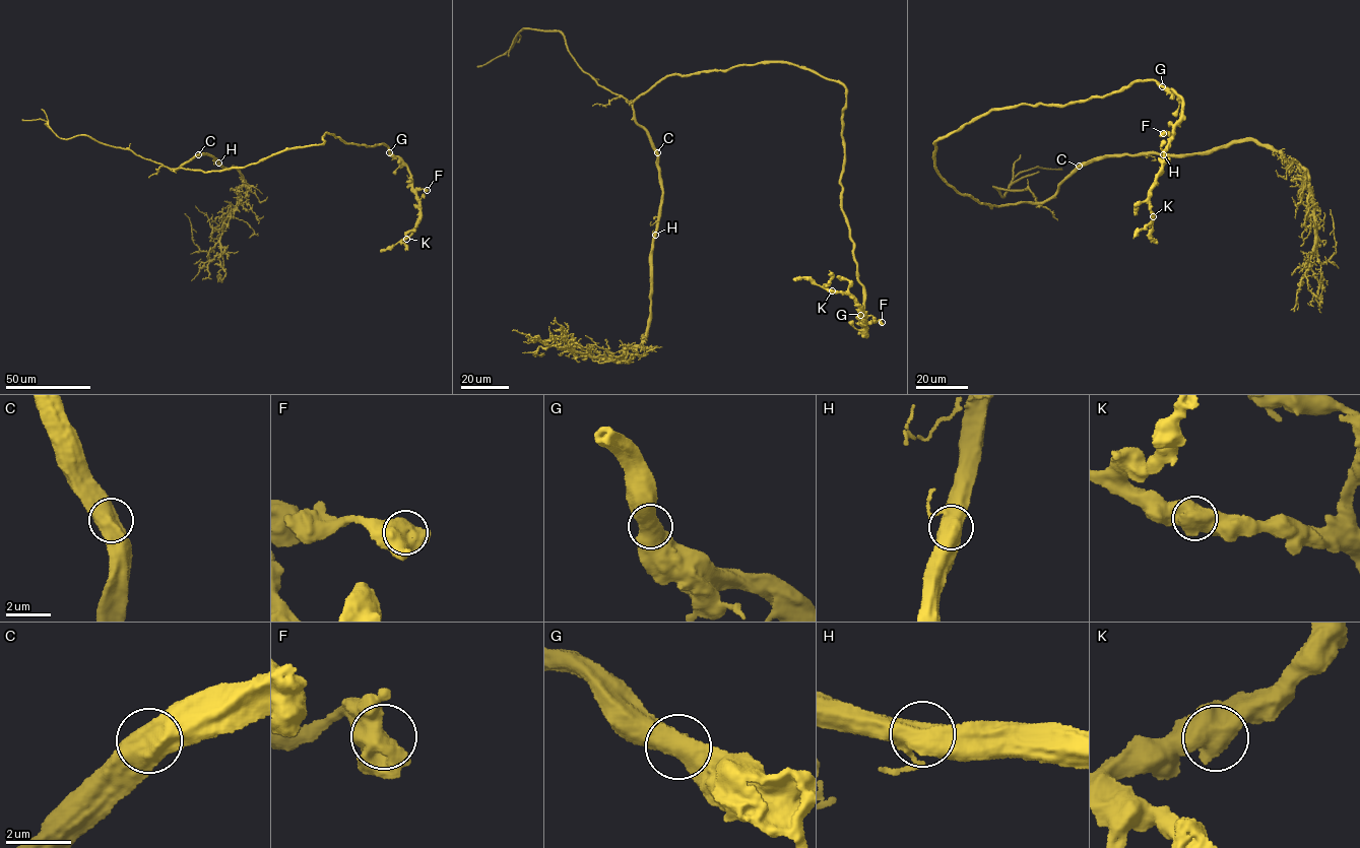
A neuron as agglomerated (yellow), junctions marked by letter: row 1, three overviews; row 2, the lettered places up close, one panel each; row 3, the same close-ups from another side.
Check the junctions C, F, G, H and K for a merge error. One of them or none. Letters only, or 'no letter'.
no letter

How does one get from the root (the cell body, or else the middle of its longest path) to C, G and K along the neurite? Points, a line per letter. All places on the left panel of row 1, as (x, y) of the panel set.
C: (240, 168), (205, 172), (175, 170), (198, 154)
G: (240, 168), (295, 147), (324, 144), (327, 133), (361, 145), (381, 143), (389, 152)
K: (240, 168), (324, 144), (327, 133), (361, 145), (383, 144), (407, 168), (418, 203), (416, 226), (406, 239)

